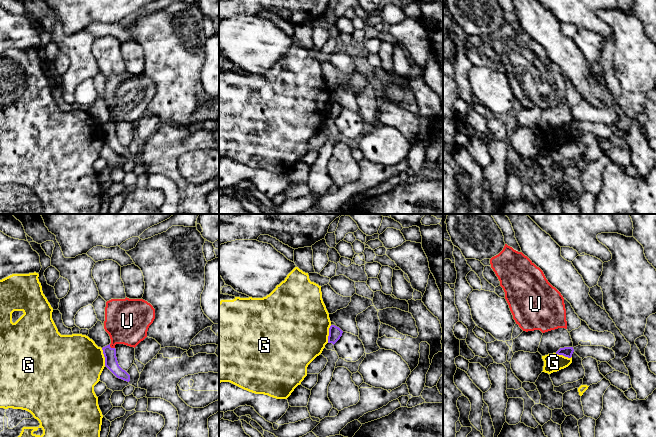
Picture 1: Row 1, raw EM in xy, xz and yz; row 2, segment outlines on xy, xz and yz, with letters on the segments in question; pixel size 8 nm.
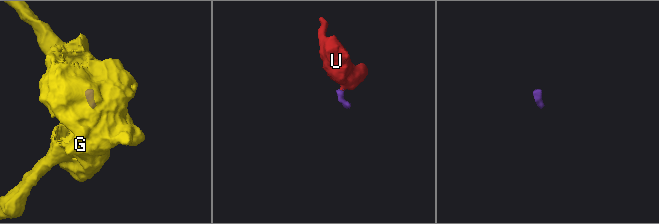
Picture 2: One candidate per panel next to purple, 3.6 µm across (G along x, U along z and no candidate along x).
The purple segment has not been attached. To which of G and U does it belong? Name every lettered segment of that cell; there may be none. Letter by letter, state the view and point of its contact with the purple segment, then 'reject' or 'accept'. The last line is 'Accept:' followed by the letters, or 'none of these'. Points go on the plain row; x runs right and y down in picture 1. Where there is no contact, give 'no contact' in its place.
G: contact xy (104, 132); reject
U: contact xy (110, 123); accept
Accept: U

